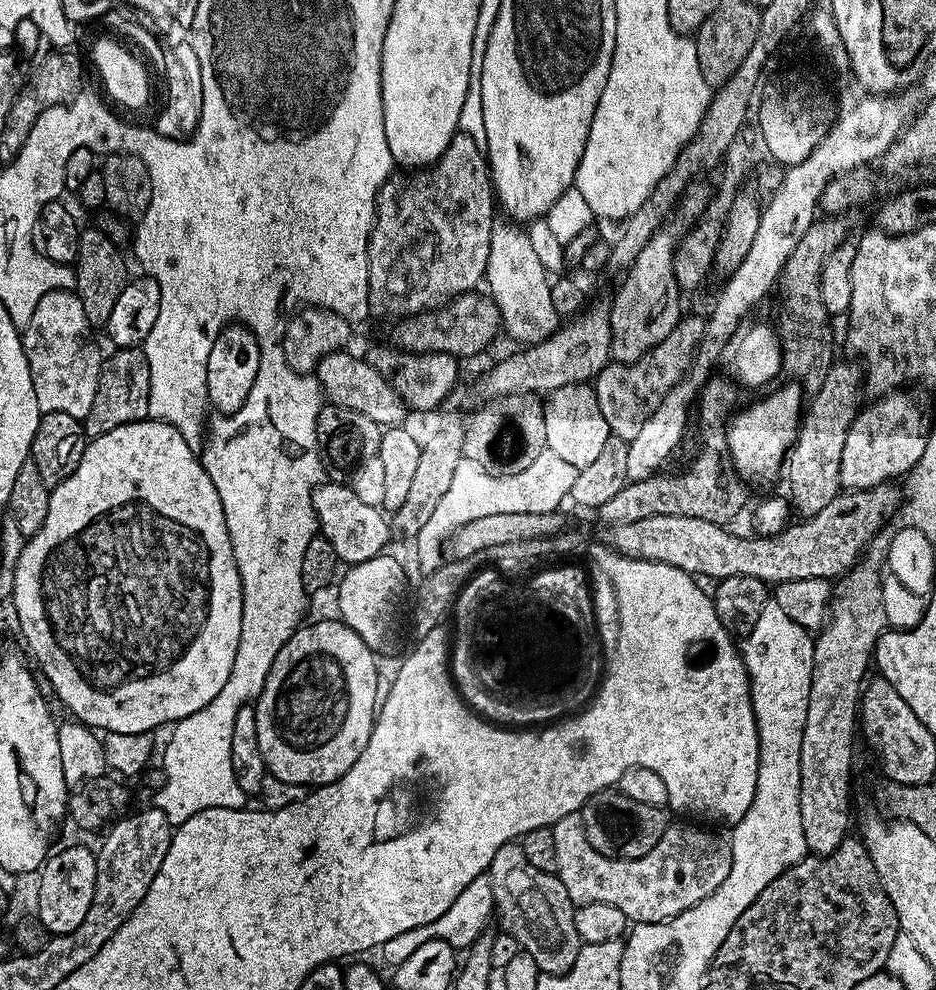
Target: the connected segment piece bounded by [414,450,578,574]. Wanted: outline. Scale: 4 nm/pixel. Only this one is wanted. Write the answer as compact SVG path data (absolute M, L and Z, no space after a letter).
M547 450L538 454L538 458L534 458L534 462L526 466L526 470L509 476L486 474L486 470L482 470L482 466L477 466L475 462L460 460L454 469L454 478L451 479L446 494L439 499L438 506L427 519L426 526L414 537L416 560L420 563L421 573L433 572L445 563L444 551L448 539L459 528L466 526L466 522L486 518L486 514L555 513L556 507L571 497L577 471L574 466L570 466L570 462L565 462L562 458L558 458L558 454Z

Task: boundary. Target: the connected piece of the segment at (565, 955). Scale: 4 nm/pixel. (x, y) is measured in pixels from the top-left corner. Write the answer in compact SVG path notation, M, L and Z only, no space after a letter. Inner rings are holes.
M498 852L490 862L486 873L492 891L492 906L495 919L500 919L499 931L510 934L520 944L522 951L530 954L534 962L538 962L541 973L559 974L568 972L580 953L581 938L574 926L576 908L570 894L566 894L566 886L562 886L555 872L543 872L526 860L523 852Z

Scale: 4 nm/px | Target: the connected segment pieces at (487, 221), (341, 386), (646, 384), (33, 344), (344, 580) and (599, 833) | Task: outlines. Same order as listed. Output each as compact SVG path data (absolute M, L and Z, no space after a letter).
M457 131L455 138L446 146L446 150L436 159L435 164L429 164L427 168L419 170L400 170L387 177L384 185L376 194L376 218L372 222L372 233L368 235L368 310L373 317L381 316L384 320L395 322L404 320L407 316L417 316L419 312L428 312L431 308L438 308L441 304L448 303L453 296L462 296L466 292L473 291L476 283L485 279L490 258L490 238L494 217L498 212L498 204L494 199L492 187L492 174L488 167L488 158L485 149L474 142L465 132Z
M348 351L331 352L322 358L314 373L320 383L321 393L331 403L366 414L370 422L381 426L400 426L406 413L404 400L392 389L390 382L386 382L386 378L382 378L382 374L368 364L363 355L355 356Z
M681 315L674 330L670 330L670 334L666 334L666 338L662 338L662 342L658 342L658 346L651 348L642 358L632 364L609 363L594 377L598 406L602 409L611 435L630 441L638 430L642 430L642 422L654 414L665 394L679 384L692 367L694 353L704 337L705 323L703 315Z
M67 288L53 290L43 296L42 302L38 302L30 322L22 329L22 339L26 362L30 366L30 378L34 382L34 398L38 398L41 413L70 414L70 418L78 418L81 421L90 414L94 406L94 394L98 390L102 363L100 348L96 345L92 332L94 326L86 318L86 310L82 310L82 302L76 297L75 291Z
M388 555L366 558L366 562L345 567L338 580L340 589L336 592L336 600L340 603L339 619L377 654L383 654L396 640L396 607L404 592L404 568Z
M618 790L597 792L582 809L584 829L590 846L615 860L633 860L650 854L650 850L658 846L658 838L662 838L662 834L666 834L670 827L668 816L670 817L670 812L667 807L634 802L634 798L626 798Z

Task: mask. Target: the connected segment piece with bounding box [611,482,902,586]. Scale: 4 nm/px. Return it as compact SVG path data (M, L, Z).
M889 482L873 488L841 491L818 514L796 522L800 524L789 523L773 536L735 536L725 525L702 522L702 518L658 514L654 518L615 525L611 529L611 547L632 560L662 562L697 578L713 576L716 582L728 576L758 578L769 586L795 579L820 578L832 582L855 566L872 539L881 535L880 527L897 515L902 492L894 485Z

